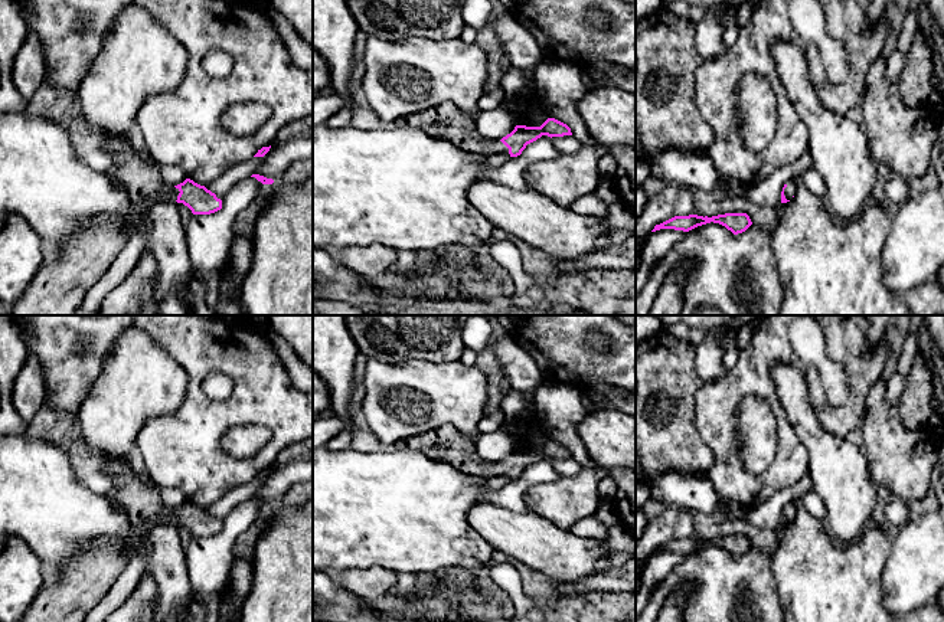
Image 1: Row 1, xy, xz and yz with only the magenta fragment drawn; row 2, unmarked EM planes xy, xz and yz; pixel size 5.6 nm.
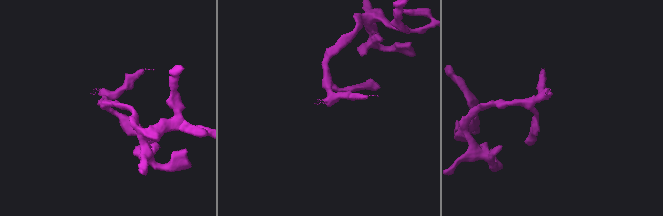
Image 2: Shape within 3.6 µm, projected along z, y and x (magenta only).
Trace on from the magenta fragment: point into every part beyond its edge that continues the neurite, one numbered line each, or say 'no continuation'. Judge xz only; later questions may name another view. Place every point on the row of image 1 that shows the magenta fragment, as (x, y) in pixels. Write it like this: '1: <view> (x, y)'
1: xz (447, 121)

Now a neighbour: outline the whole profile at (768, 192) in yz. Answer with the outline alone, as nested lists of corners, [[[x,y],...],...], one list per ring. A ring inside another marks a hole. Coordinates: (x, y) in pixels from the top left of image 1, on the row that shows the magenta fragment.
[[[803,154],[797,161],[787,164],[765,180],[747,189],[745,197],[757,206],[775,206],[781,203],[783,187],[794,177],[803,176],[811,167],[811,156]]]

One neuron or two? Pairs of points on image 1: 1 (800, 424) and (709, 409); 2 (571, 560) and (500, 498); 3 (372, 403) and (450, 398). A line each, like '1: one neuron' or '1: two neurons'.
1: two neurons
2: two neurons
3: one neuron

